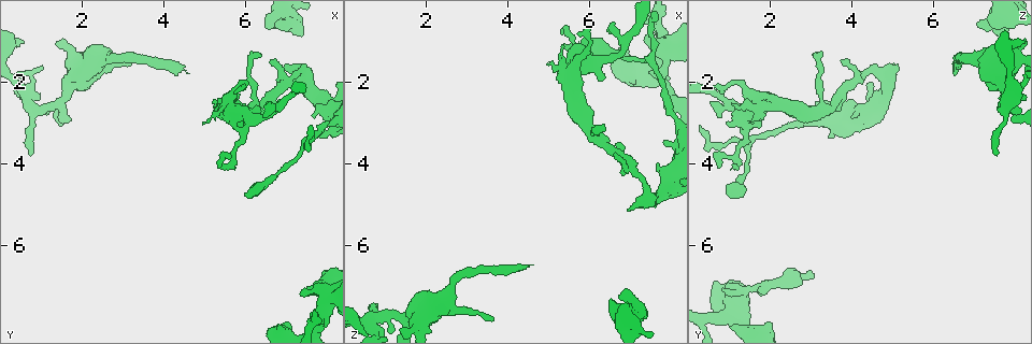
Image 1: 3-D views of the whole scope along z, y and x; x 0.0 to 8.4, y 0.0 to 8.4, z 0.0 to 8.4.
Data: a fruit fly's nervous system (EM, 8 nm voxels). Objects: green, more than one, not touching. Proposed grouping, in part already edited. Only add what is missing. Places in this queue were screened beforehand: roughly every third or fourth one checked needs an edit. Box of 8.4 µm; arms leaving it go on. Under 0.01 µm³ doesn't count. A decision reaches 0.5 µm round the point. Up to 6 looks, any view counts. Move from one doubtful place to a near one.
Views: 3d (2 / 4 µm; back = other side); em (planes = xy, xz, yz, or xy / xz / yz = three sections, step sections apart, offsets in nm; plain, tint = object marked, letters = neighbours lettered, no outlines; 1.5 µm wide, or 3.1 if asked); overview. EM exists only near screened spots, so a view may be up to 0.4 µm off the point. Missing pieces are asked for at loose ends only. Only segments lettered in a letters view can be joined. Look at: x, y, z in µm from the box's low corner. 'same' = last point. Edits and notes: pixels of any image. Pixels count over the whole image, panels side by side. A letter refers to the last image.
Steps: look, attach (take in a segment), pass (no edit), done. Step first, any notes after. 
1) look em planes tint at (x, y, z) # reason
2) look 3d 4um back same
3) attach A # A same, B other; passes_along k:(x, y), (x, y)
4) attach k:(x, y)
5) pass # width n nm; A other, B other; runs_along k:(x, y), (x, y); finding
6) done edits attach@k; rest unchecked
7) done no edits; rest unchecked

look 3d 4um back at (7.80, 3.30, 3.50) # an open end

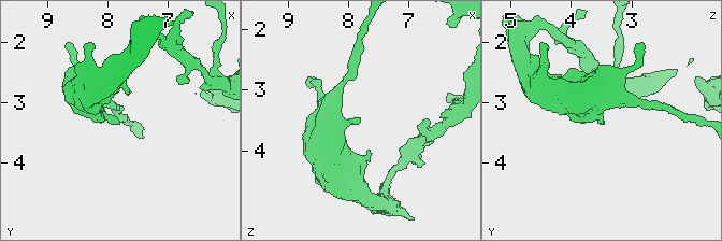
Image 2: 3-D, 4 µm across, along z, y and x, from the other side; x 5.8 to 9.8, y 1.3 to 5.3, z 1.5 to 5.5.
look em planes letters at (7.80, 3.35, 3.55) # shape alone is not enough

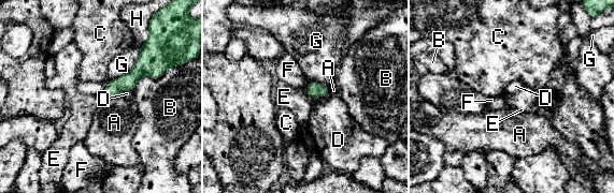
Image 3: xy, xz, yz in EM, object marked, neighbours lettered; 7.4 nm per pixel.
pass # A other, B other, C other, D other, E other, F other, G other, H other; border 3:(304, 89), (311, 99); none of them fits

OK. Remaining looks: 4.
look em xy step 4 letters at (6.60, 1.50, 3.80) # thin end

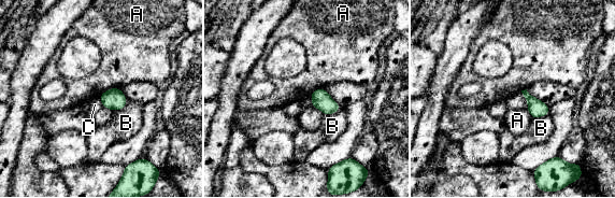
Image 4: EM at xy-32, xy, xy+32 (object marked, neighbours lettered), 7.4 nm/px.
look em planes letters same # cut it another way

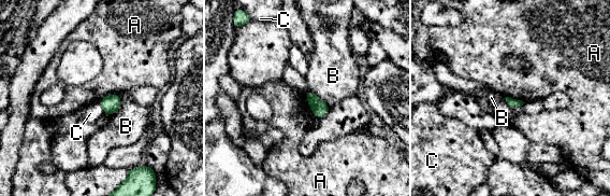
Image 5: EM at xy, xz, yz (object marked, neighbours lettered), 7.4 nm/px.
pass # longest_contact B 180 nm; A other, B other, C other; border 5:(304, 94), (308, 107), (314, 114); no lettered segment goes on from it

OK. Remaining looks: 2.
done no edits; rest unchecked

